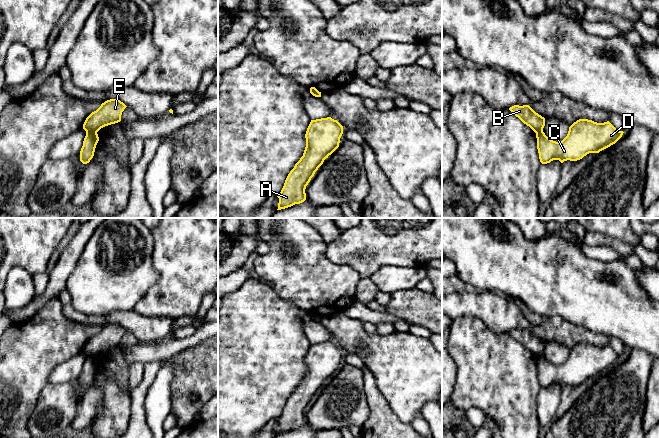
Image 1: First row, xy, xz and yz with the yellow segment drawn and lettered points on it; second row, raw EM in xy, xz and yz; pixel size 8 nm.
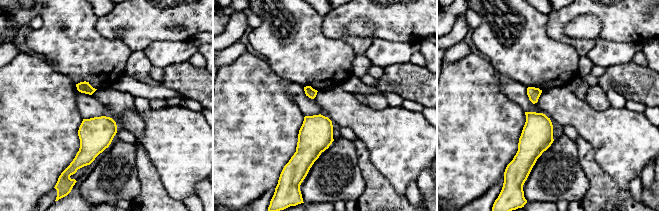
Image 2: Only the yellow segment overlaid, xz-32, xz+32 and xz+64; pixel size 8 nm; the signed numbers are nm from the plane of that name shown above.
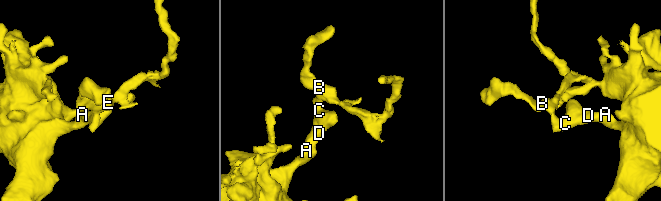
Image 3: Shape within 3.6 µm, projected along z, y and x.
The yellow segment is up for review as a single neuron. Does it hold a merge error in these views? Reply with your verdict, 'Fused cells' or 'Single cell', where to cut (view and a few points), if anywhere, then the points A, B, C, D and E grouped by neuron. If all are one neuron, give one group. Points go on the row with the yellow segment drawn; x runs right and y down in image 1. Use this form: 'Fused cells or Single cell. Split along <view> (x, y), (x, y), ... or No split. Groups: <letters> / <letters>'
Fused cells. Split along xy (96, 132), (86, 133). Groups: A C D / B E

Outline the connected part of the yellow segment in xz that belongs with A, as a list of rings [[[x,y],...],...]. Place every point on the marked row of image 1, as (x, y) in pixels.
[[[331,117],[311,120],[306,134],[303,156],[288,174],[279,198],[278,209],[285,209],[306,200],[305,189],[318,168],[338,147],[343,126]]]

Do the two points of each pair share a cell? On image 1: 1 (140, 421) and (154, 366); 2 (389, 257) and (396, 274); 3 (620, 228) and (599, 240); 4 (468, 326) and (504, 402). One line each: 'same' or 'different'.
1: same
2: different
3: different
4: same

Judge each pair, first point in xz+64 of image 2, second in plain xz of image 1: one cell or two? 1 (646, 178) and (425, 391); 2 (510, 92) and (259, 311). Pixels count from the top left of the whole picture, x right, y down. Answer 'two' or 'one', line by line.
1: two
2: two

